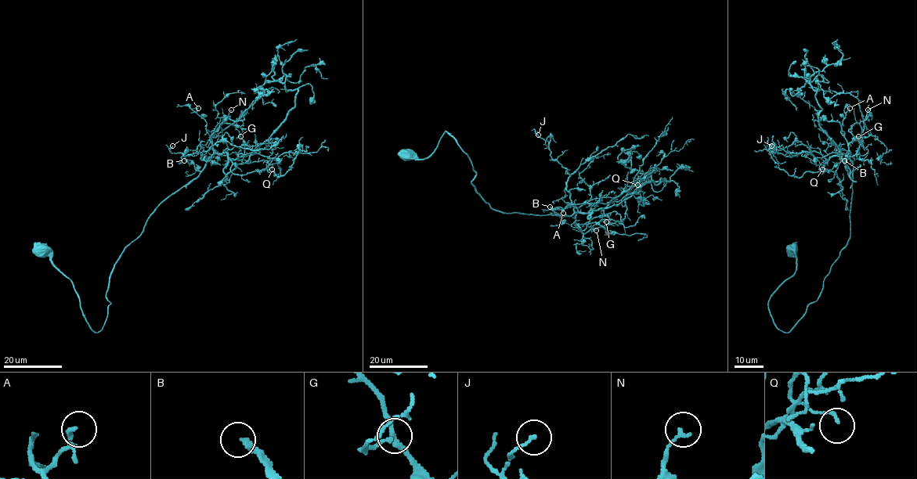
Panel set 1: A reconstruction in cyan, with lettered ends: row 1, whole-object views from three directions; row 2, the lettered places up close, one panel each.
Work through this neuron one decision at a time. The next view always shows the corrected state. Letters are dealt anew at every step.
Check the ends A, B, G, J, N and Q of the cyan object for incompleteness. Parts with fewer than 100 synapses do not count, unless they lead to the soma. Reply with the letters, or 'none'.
B

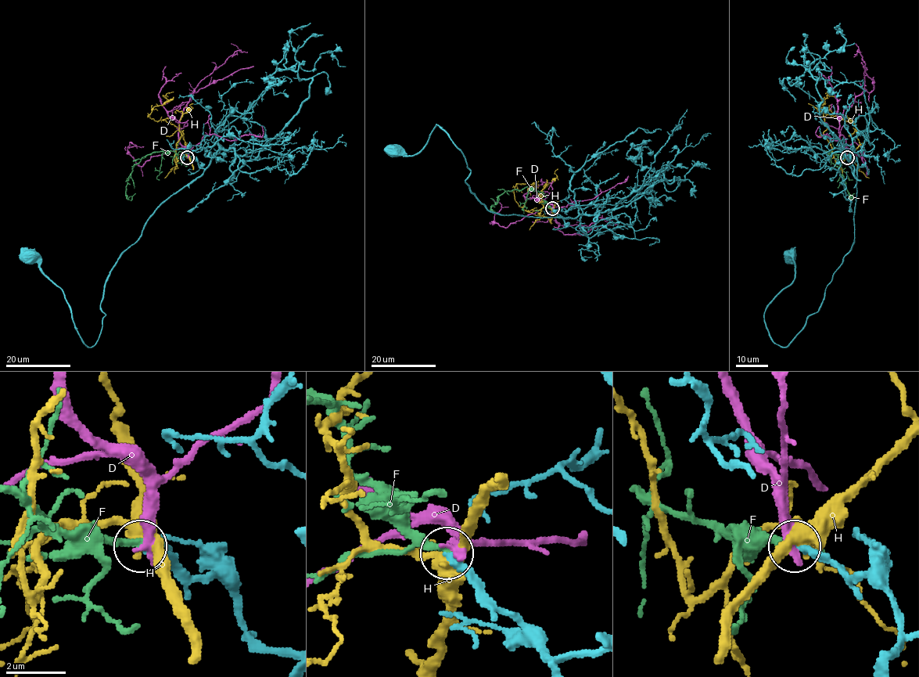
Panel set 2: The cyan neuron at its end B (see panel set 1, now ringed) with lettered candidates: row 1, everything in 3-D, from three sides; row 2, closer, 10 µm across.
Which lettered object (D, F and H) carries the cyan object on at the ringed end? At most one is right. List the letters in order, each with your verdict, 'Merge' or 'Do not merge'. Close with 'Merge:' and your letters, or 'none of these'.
D: Do not merge
F: Merge
H: Do not merge
Merge: F

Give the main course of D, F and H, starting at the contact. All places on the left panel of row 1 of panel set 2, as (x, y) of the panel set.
D: (188, 156), (188, 150), (178, 138), (179, 119), (190, 95), (194, 91), (196, 92), (235, 72), (253, 66)
F: (188, 156), (180, 156), (173, 151), (154, 152), (144, 156), (134, 165), (127, 179), (126, 197), (135, 193)
H: (188, 156), (184, 133), (148, 116), (173, 91)

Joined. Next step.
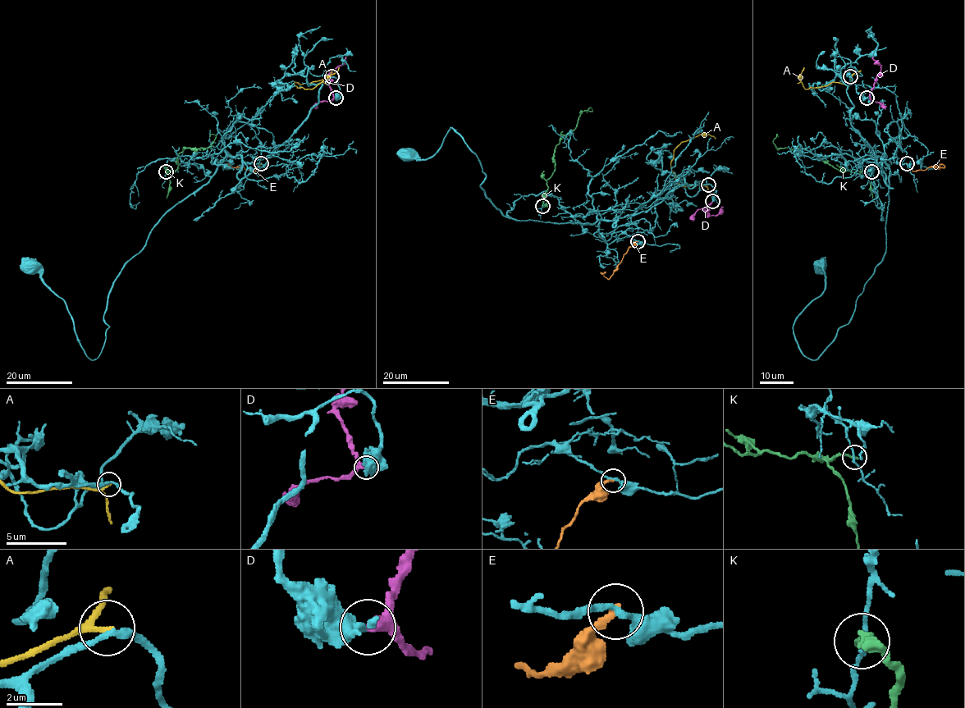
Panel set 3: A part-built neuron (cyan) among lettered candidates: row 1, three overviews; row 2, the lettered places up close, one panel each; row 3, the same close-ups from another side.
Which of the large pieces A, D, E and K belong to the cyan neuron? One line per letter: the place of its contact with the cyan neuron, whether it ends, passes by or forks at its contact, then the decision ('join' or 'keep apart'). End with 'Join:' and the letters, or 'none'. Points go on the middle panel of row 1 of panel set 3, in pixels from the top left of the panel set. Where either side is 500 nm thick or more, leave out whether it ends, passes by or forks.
A: meets cyan at (708, 184); it passes by; keep apart
D: meets cyan at (712, 201); it passes by; join
E: meets cyan at (637, 241); it ends there; keep apart
K: meets cyan at (542, 206); it ends there; keep apart
Join: D

